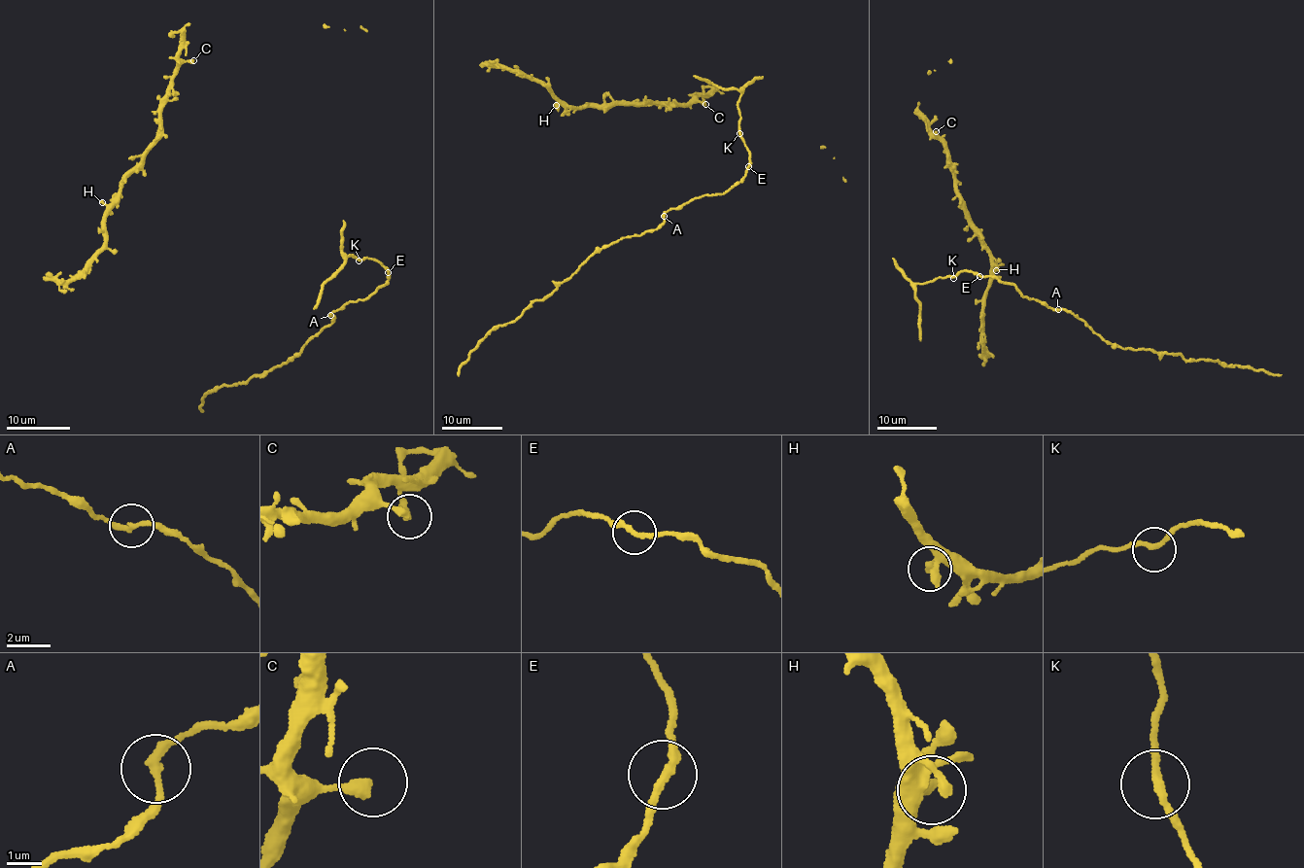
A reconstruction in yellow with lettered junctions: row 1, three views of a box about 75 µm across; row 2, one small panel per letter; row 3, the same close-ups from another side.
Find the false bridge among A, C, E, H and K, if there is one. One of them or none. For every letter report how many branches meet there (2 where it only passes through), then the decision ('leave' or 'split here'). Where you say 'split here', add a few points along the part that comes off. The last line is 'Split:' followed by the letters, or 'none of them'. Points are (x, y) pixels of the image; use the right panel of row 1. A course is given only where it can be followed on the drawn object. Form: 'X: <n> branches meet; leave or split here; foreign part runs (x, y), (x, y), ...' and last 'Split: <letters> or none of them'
A: 2 branches meet; leave
C: 1 branches meet; leave
E: 2 branches meet; leave
H: 1 branches meet; leave
K: 2 branches meet; leave
Split: none of them

